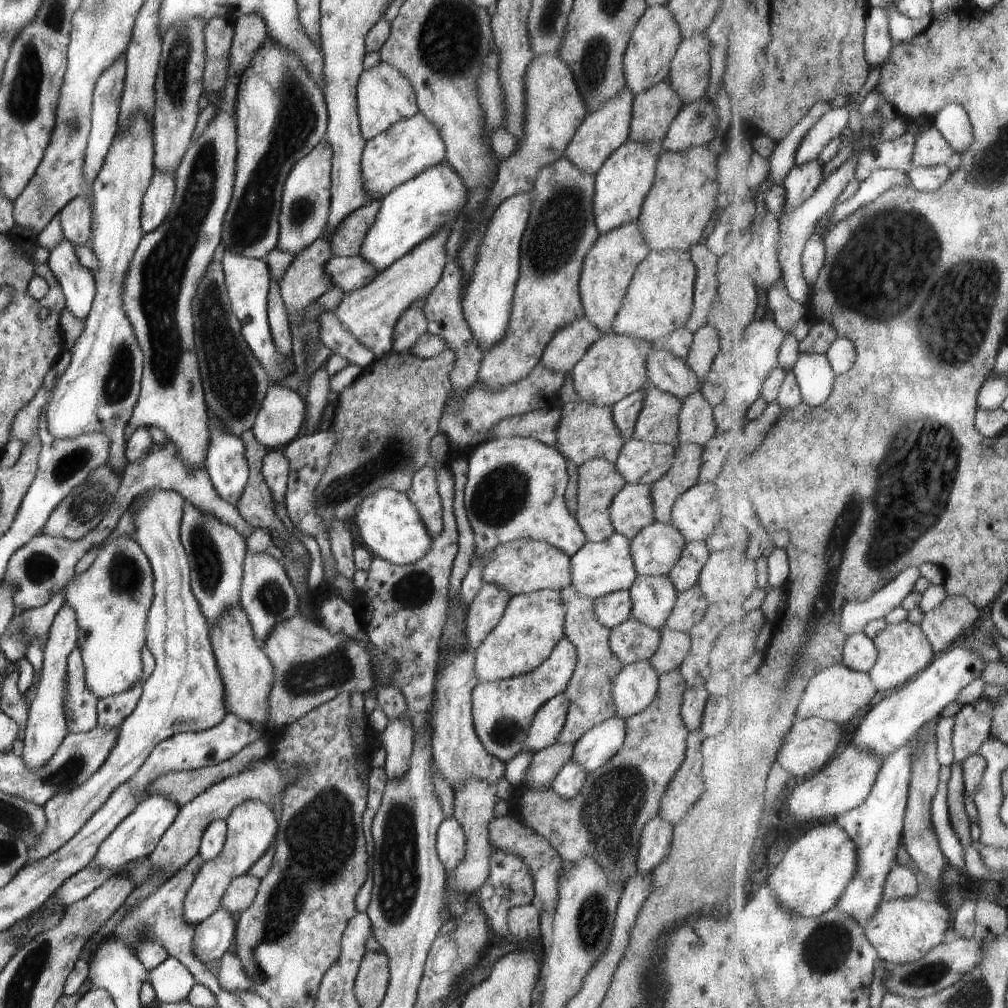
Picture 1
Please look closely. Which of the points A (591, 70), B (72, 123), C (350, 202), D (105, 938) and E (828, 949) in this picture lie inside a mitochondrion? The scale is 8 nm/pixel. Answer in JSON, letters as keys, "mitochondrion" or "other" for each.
{"A":"mitochondrion","B":"mitochondrion","C":"other","D":"other","E":"mitochondrion"}

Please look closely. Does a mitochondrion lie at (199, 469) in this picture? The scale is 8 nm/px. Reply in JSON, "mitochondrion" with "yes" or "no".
{"mitochondrion":"no"}

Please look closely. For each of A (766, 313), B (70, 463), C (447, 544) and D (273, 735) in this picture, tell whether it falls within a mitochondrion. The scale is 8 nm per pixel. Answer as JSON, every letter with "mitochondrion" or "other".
{"A":"other","B":"mitochondrion","C":"other","D":"other"}

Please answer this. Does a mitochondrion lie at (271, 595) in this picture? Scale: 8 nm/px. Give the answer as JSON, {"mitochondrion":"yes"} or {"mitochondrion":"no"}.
{"mitochondrion":"yes"}

